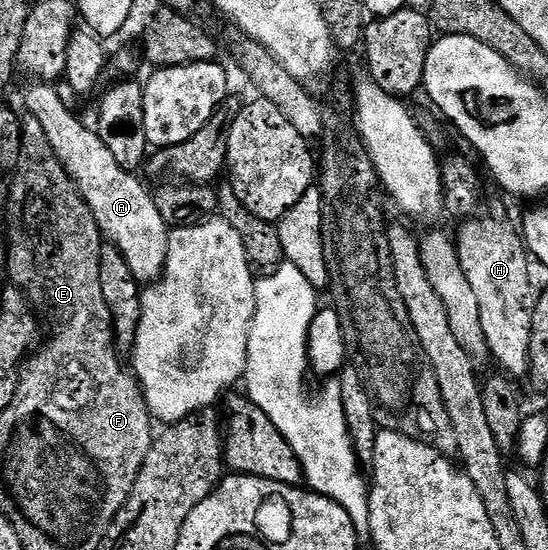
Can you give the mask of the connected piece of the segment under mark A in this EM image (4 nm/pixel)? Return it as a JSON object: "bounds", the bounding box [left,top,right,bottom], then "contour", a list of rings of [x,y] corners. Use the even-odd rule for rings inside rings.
{"bounds":[25,86,170,284],"contour":[[[33,86],[25,94],[25,106],[35,120],[39,120],[43,132],[47,132],[47,144],[55,152],[55,156],[63,164],[63,168],[77,186],[81,198],[91,208],[97,226],[100,228],[104,241],[113,243],[122,254],[128,268],[139,284],[151,284],[158,280],[165,266],[168,252],[170,227],[159,216],[159,208],[155,204],[151,190],[148,190],[133,174],[128,174],[126,168],[107,148],[96,129],[84,126],[75,115],[69,111],[69,106],[57,95],[53,86]]]}

